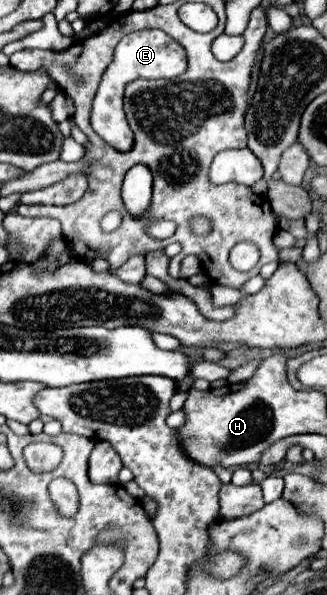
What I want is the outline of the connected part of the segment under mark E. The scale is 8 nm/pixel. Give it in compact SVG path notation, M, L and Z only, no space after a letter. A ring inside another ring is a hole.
M144 29L144 31L134 31L134 33L126 35L118 43L118 47L114 51L114 61L104 71L98 93L94 97L94 103L92 103L92 127L94 127L94 131L104 141L108 141L112 147L116 147L118 151L128 151L134 143L134 135L132 135L132 129L129 127L123 109L124 87L130 81L140 79L140 77L172 79L172 77L178 77L180 73L184 73L186 67L188 67L188 59L186 59L184 47L180 47L180 43L176 43L164 31Z

